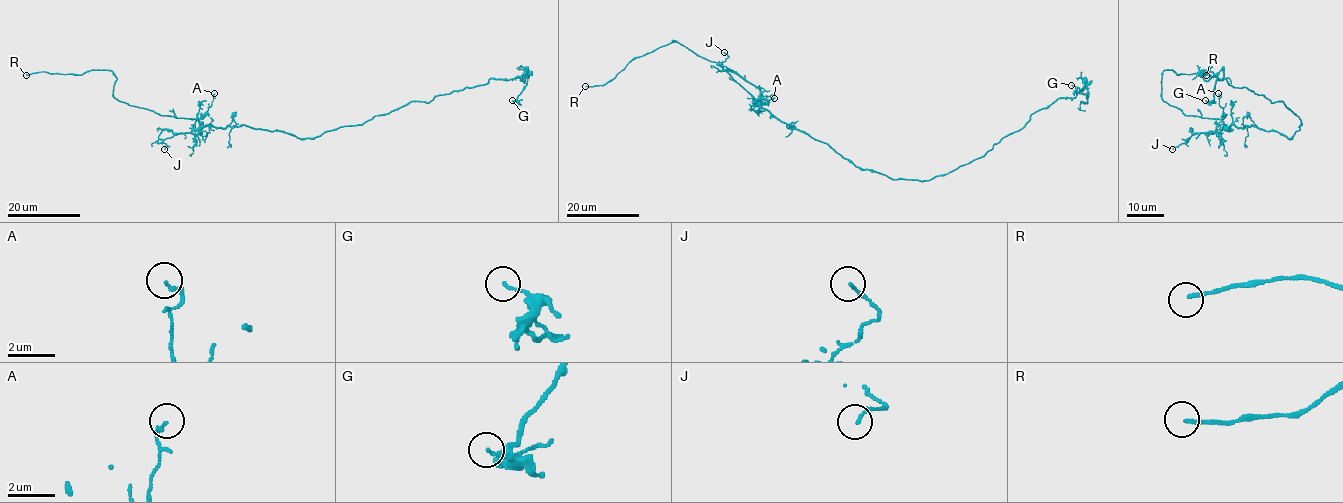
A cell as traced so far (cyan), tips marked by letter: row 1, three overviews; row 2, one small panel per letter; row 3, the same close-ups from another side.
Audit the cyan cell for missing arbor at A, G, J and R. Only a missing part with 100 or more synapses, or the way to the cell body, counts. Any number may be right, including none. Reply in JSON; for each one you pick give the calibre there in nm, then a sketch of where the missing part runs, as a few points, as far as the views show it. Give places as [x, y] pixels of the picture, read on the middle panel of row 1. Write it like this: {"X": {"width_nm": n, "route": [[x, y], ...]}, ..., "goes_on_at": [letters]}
{"R": {"width_nm": 140, "route": [[585, 86], [570, 88], [563, 98]]}, "goes_on_at": ["R"]}

